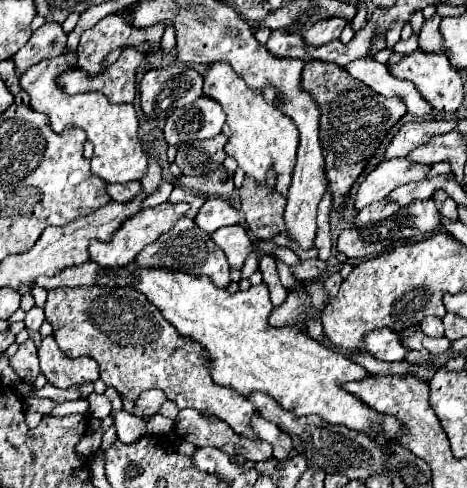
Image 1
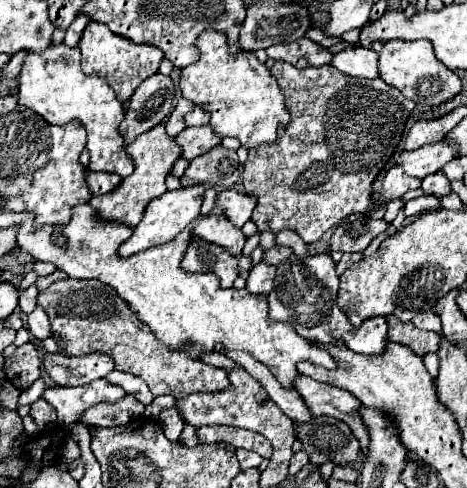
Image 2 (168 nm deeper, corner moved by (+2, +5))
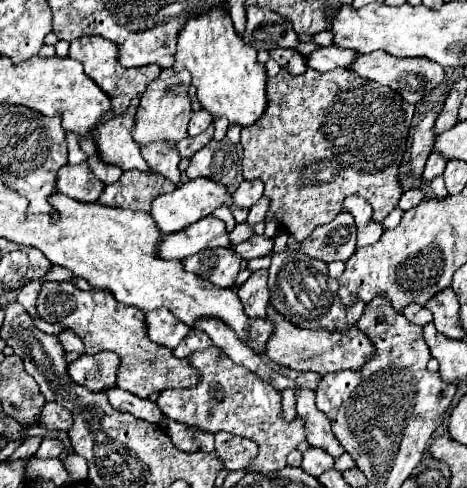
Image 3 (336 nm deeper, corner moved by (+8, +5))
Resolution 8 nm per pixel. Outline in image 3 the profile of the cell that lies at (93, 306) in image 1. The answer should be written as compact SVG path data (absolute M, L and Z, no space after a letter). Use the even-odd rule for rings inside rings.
M46 281L36 301L38 315L48 323L58 323L74 331L84 341L84 353L94 355L100 351L112 351L120 357L118 387L138 397L150 397L166 389L196 387L200 383L200 371L196 371L188 359L174 357L172 349L156 345L148 339L144 323L144 311L120 305L112 293L102 289L82 291L70 281Z

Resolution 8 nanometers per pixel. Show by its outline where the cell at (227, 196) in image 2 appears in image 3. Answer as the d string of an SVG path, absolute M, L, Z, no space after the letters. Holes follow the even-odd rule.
M244 181L244 183L240 183L240 187L236 191L230 193L230 199L236 207L250 209L262 197L262 191L264 191L262 181Z

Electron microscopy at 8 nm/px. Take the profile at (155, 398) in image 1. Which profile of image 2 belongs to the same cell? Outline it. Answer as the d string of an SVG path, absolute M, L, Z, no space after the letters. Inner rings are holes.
M126 395L124 399L116 401L116 403L98 403L90 409L86 409L86 413L82 413L80 423L84 425L98 425L98 427L116 427L116 425L124 425L132 419L138 419L144 415L144 405L134 397L134 395Z

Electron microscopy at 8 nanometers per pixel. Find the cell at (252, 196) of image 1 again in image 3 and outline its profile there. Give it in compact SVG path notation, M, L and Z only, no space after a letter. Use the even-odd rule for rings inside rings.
M280 69L276 77L268 79L266 91L268 113L256 125L242 129L242 175L246 181L260 179L264 183L264 197L270 199L266 221L278 221L294 239L302 241L316 227L330 223L350 195L360 195L372 205L374 221L382 221L398 205L402 189L396 175L414 115L412 103L406 103L396 91L376 85L350 69L334 69L328 73L308 69L302 75L290 75Z

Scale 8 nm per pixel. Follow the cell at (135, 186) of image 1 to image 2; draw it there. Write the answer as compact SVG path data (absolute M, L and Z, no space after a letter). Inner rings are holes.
M86 171L86 183L90 185L90 191L94 197L110 193L112 189L118 187L118 183L122 181L122 177L114 175L114 173L94 173L94 171Z

